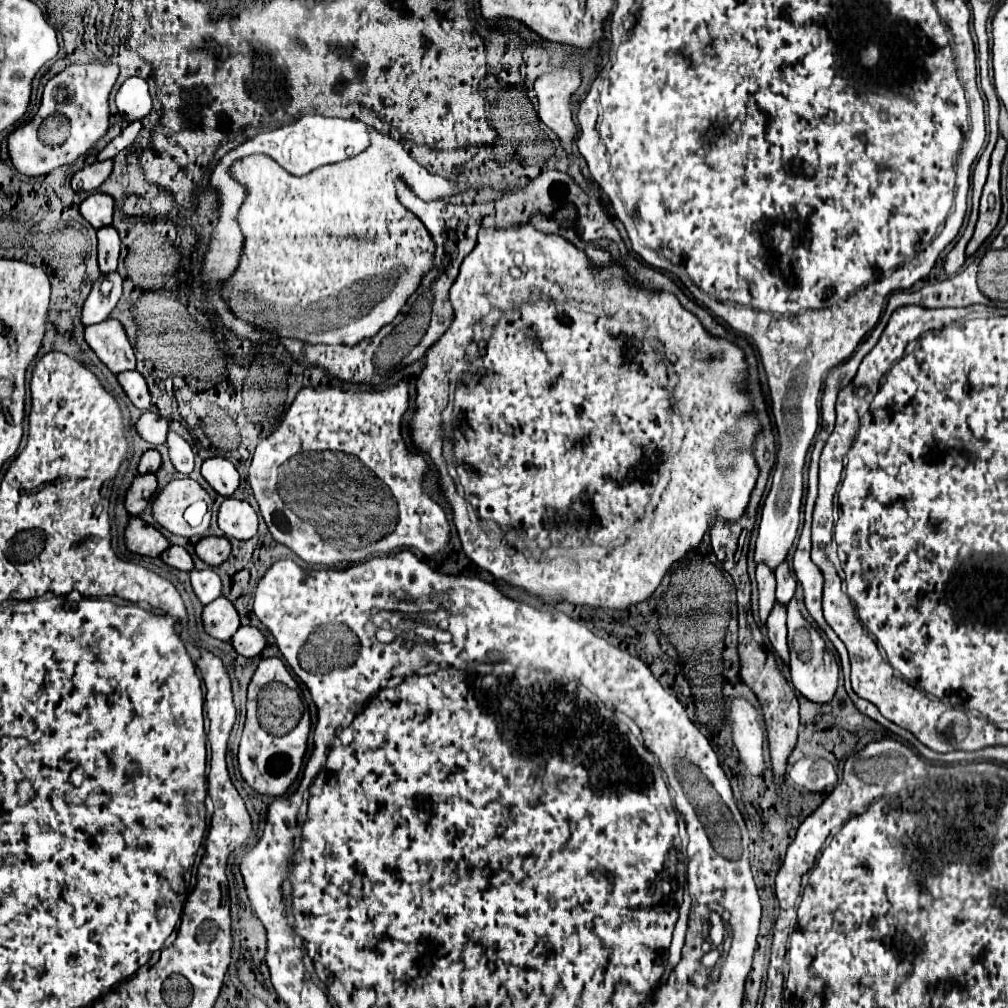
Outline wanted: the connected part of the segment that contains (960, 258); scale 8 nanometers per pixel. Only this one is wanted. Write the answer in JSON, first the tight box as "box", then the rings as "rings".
{"box":[944,193,982,275],"rings":[[[980,193],[980,197],[978,197],[978,201],[974,201],[974,195],[972,195],[971,213],[964,233],[962,233],[962,237],[958,239],[958,243],[952,247],[952,251],[950,251],[950,253],[946,255],[946,259],[944,259],[944,271],[946,271],[946,275],[954,275],[954,273],[958,273],[958,271],[962,269],[962,265],[964,265],[964,259],[967,258],[967,256],[964,255],[964,249],[966,249],[966,246],[974,233],[978,219],[981,195],[982,193]]]}

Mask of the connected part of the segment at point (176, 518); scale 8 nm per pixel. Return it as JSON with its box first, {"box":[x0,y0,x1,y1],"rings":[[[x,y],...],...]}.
{"box":[152,477,210,537],"rings":[[[190,477],[174,479],[162,491],[156,493],[156,497],[152,501],[152,515],[154,515],[156,523],[160,523],[166,531],[170,531],[174,535],[204,537],[206,529],[208,529],[206,523],[200,527],[190,527],[184,521],[184,511],[194,501],[200,501],[200,499],[210,503],[210,495],[200,487],[200,483],[196,483]]]}

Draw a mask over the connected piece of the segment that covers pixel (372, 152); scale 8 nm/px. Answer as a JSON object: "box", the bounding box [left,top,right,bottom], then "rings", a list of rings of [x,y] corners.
{"box":[220,129,460,347],"rings":[[[370,129],[370,145],[362,153],[358,153],[356,157],[346,159],[342,163],[336,163],[336,165],[318,167],[312,173],[302,175],[302,177],[290,175],[276,161],[272,161],[268,155],[250,155],[250,157],[244,157],[244,159],[236,161],[230,167],[230,175],[232,175],[234,181],[238,181],[240,185],[246,187],[246,199],[242,203],[242,213],[240,213],[240,229],[246,229],[246,237],[244,237],[246,247],[242,247],[242,255],[240,255],[240,261],[238,261],[238,267],[236,267],[234,275],[228,277],[224,283],[220,283],[220,297],[226,301],[226,305],[230,307],[230,311],[238,319],[252,323],[256,329],[272,329],[280,337],[300,339],[304,343],[314,343],[314,345],[316,343],[324,343],[324,345],[340,345],[342,343],[342,345],[354,347],[362,339],[368,339],[368,337],[376,335],[384,325],[388,325],[396,319],[396,315],[400,313],[400,309],[404,307],[408,297],[420,287],[422,279],[434,267],[434,249],[436,249],[434,241],[432,241],[430,233],[426,231],[424,223],[398,201],[396,181],[402,179],[416,193],[416,197],[420,197],[424,201],[446,201],[446,199],[454,197],[456,193],[460,193],[458,183],[428,173],[424,167],[420,167],[404,151],[404,147],[398,141],[394,141],[390,135],[384,135],[376,129]]]}

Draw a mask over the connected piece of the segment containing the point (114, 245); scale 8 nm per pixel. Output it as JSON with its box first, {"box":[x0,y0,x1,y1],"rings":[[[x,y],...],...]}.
{"box":[98,227,120,275],"rings":[[[102,227],[98,231],[98,265],[104,275],[116,271],[118,255],[120,255],[118,231],[114,227]]]}

